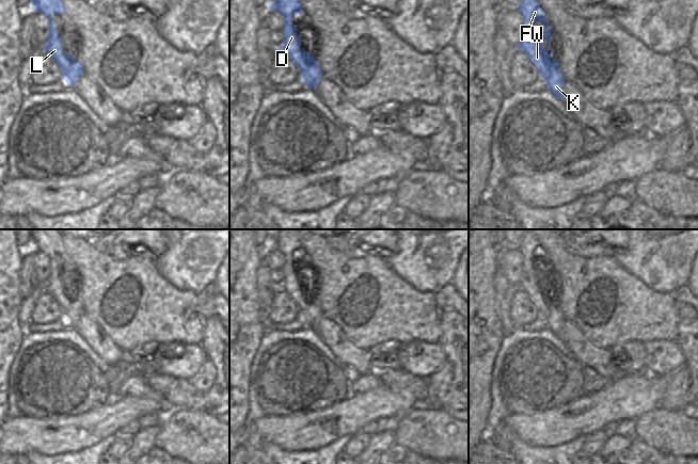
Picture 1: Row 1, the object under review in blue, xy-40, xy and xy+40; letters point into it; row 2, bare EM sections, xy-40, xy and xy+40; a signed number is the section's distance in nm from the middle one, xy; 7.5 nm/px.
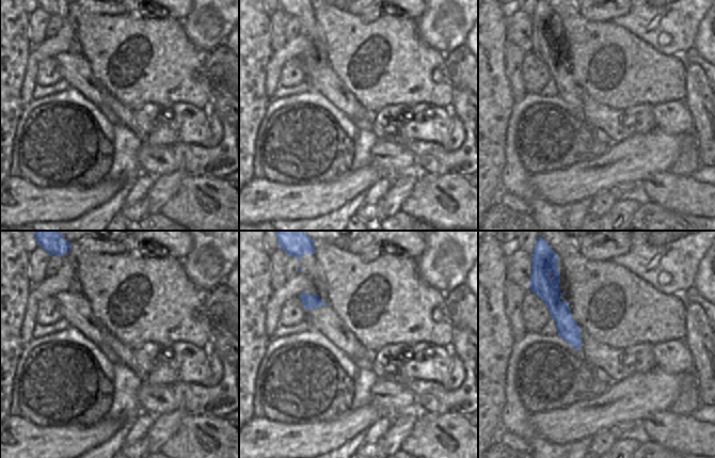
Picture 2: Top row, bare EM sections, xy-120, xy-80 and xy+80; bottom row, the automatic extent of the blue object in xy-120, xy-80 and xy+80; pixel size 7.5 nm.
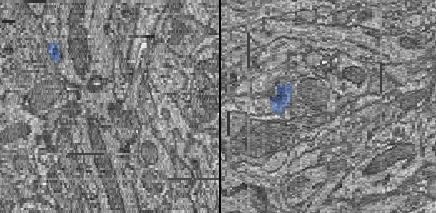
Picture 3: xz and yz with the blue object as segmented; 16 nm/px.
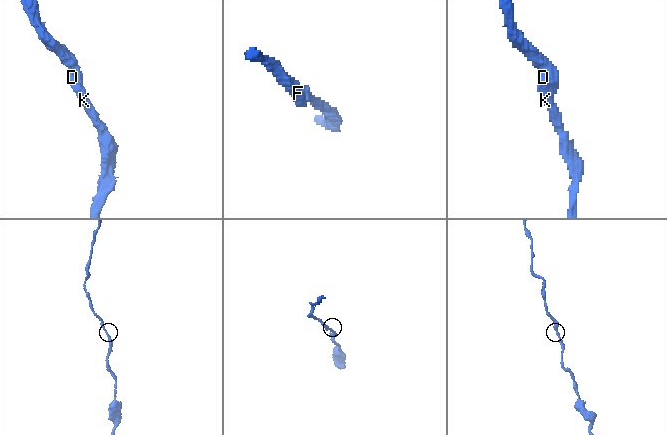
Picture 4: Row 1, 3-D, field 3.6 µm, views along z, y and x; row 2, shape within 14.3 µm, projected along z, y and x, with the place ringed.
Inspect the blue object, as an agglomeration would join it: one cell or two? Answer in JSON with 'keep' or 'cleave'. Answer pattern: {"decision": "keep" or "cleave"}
{"decision": "keep"}

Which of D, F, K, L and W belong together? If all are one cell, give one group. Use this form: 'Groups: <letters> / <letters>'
Groups: D F K L W

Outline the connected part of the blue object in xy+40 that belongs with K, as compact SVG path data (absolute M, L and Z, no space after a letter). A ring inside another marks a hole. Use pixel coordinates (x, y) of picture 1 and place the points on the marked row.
M521 0L517 9L523 17L523 30L521 32L521 43L519 50L522 50L536 66L542 77L546 81L546 89L558 99L564 98L564 83L566 82L558 66L558 61L552 61L553 52L551 50L551 31L549 29L549 20L544 14L542 7L537 0ZM541 20L544 26L544 41L549 43L549 49L551 52L546 52L541 38L536 32L535 25Z

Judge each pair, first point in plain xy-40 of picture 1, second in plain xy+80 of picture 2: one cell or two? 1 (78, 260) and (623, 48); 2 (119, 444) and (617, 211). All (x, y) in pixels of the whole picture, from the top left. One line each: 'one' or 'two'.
1: one
2: two

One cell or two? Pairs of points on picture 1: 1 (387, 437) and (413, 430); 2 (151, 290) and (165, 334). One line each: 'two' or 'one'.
1: two
2: one

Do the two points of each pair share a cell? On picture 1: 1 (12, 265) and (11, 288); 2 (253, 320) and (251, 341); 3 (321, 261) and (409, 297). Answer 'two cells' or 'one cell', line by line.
1: one cell
2: one cell
3: one cell

